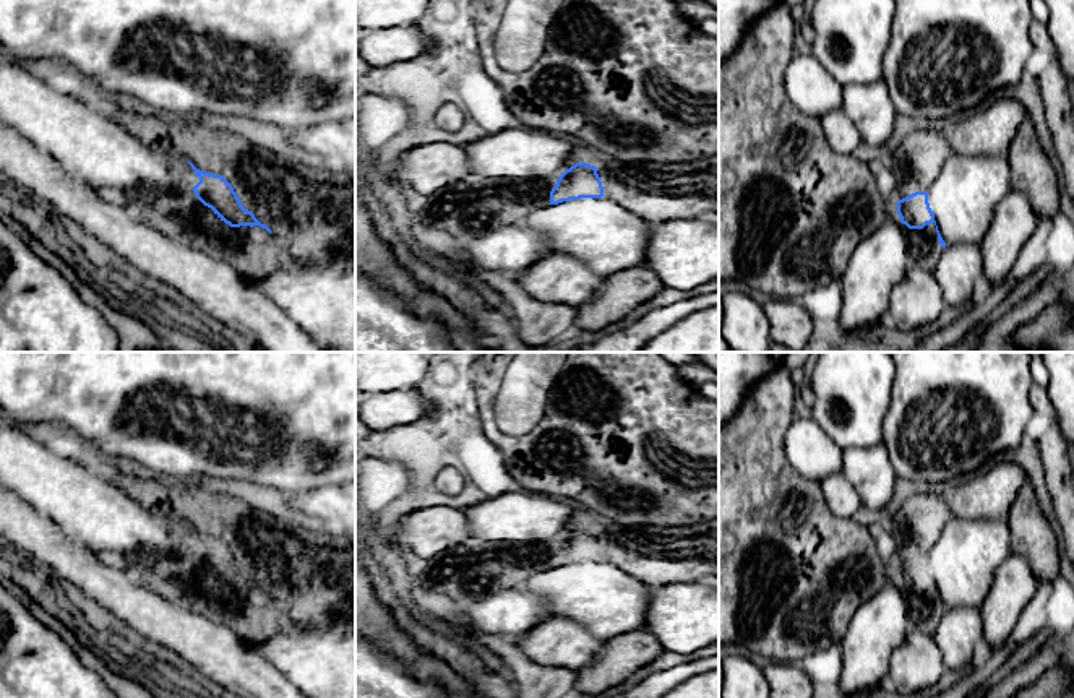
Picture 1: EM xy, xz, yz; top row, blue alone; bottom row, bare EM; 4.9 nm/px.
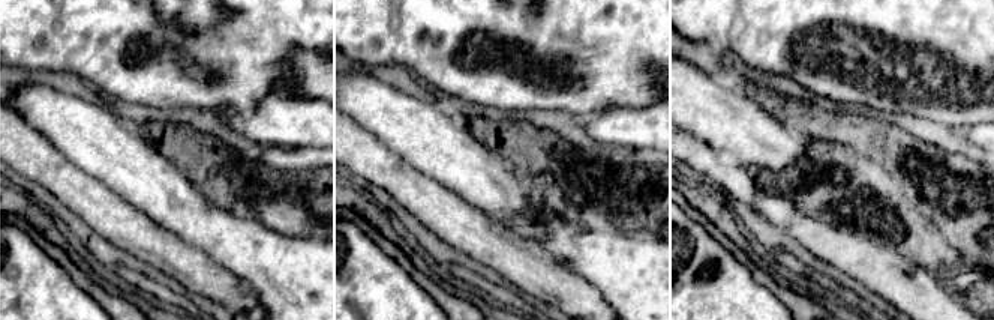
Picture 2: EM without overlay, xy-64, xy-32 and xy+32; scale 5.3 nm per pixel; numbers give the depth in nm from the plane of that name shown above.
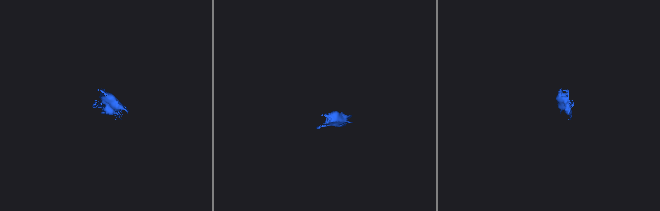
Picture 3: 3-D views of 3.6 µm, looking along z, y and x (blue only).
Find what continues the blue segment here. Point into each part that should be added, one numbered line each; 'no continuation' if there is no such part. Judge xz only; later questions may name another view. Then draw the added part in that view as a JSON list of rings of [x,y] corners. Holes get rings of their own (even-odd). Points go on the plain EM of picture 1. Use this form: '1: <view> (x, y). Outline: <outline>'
1: xz (472, 570). Outline: [[[480,539],[448,549],[430,558],[415,591],[435,589],[466,604],[513,589],[550,567],[558,542],[495,544]]]

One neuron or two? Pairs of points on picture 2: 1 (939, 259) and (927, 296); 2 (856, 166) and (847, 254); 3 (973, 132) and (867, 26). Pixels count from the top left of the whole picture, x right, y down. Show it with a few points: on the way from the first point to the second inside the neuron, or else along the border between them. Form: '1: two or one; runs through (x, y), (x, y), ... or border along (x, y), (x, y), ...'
1: two; border along (901, 253), (930, 274)
2: two; border along (807, 205), (838, 221)
3: two; border along (978, 122), (958, 128)

